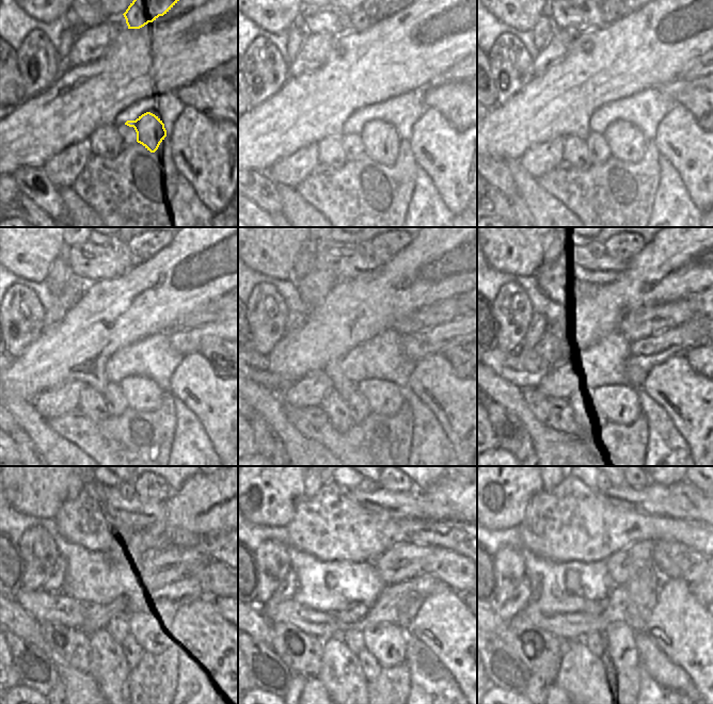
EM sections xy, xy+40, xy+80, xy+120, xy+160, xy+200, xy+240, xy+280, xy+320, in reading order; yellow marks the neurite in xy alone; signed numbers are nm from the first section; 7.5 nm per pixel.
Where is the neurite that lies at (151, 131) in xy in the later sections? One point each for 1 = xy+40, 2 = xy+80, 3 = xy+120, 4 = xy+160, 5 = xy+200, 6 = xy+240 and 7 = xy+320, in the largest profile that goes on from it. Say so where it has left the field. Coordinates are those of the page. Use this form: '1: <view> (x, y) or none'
1: xy+40 (381, 141)
2: xy+80 (620, 142)
3: xy+120 (142, 394)
4: xy+160 (383, 397)
5: xy+200 (622, 398)
6: xy+240 (147, 634)
7: xy+320 (619, 640)

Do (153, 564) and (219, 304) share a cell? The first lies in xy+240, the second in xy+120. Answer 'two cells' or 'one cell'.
one cell

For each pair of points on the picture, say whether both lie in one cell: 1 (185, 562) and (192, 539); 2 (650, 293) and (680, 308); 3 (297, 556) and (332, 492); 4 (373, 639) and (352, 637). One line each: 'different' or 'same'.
1: different
2: different
3: different
4: different

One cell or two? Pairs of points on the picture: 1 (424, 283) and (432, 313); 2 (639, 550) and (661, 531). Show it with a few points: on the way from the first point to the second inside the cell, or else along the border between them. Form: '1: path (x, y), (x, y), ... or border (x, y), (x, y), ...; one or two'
1: border (455, 298), (439, 300), (408, 316); two
2: border (653, 542), (637, 541), (627, 546); two

